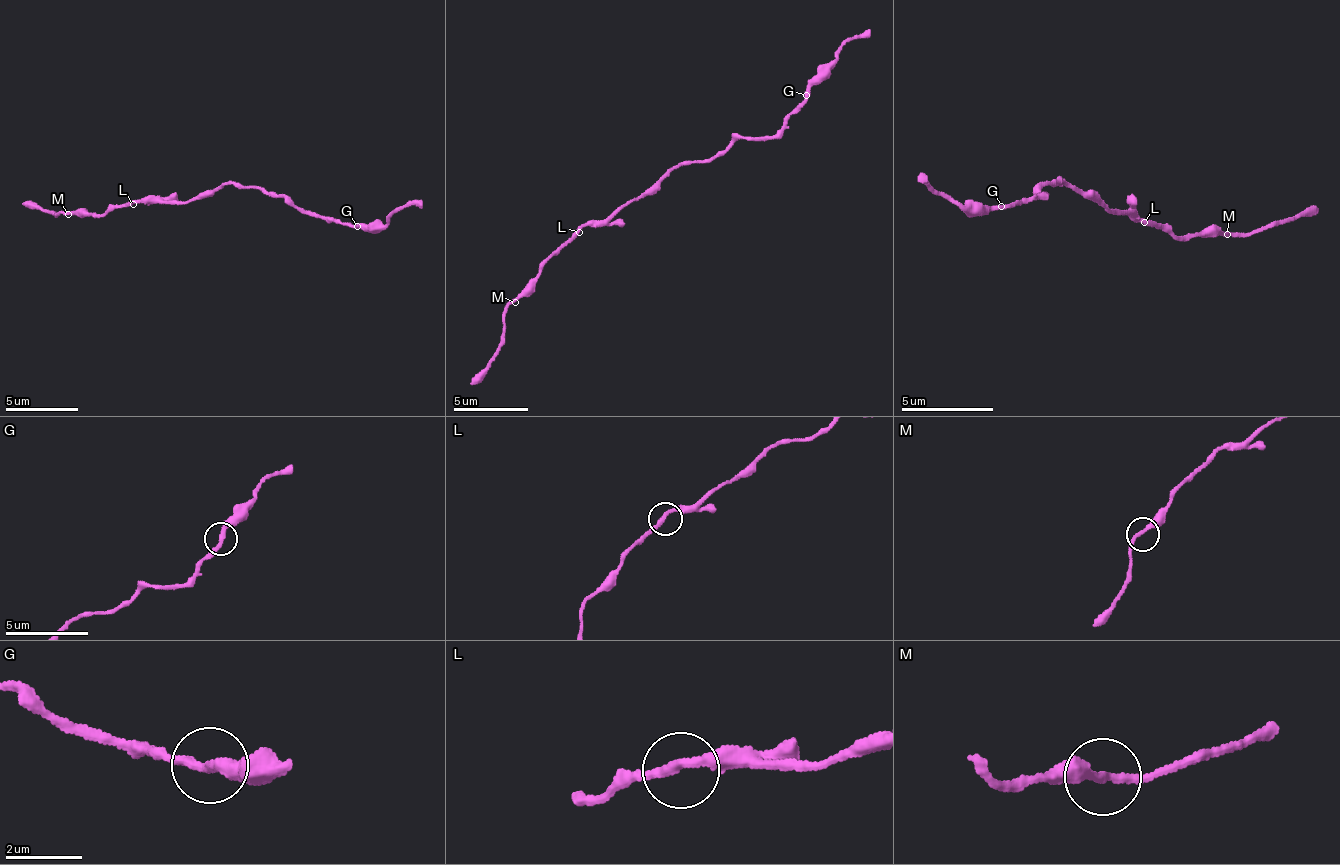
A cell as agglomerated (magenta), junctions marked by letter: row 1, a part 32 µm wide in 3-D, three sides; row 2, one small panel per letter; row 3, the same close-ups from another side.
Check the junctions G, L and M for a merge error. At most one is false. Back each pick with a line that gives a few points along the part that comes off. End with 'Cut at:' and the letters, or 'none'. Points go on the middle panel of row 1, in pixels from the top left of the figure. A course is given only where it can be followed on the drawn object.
Cut at: none

